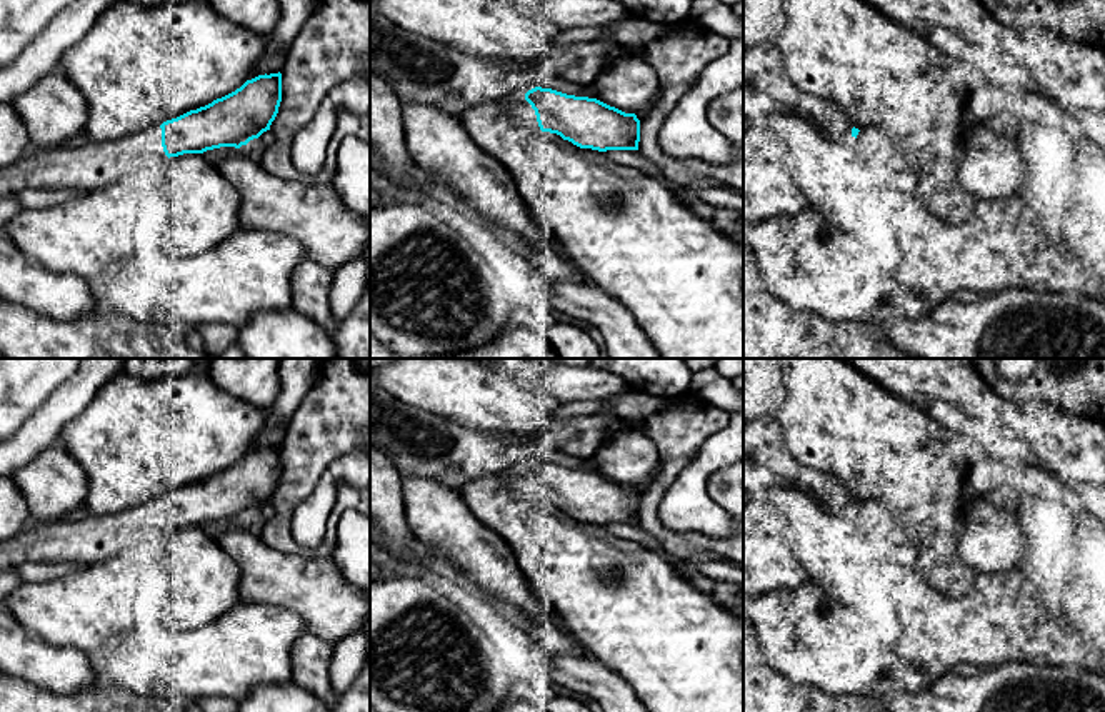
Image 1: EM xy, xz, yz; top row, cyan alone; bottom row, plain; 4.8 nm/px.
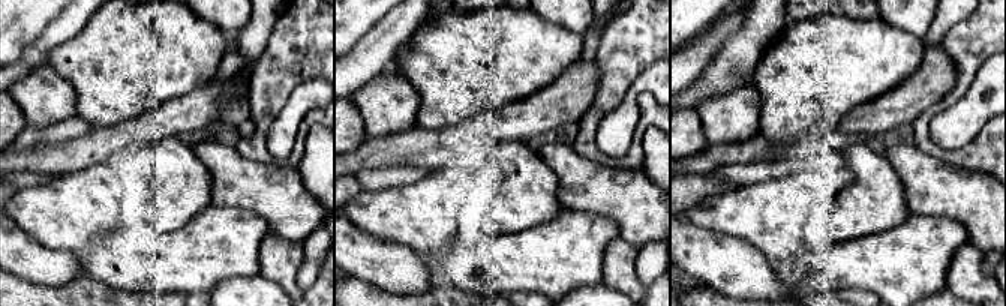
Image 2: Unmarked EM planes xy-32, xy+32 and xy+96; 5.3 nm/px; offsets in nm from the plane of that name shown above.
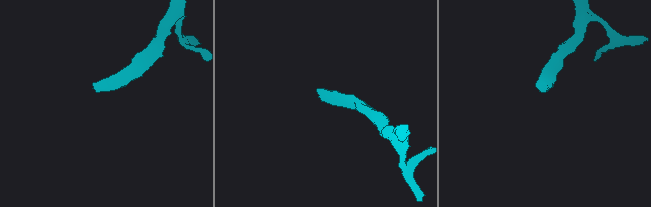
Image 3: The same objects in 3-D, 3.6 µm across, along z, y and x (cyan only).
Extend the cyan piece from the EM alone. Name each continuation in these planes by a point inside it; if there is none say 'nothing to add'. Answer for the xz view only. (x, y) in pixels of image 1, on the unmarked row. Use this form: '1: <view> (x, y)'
1: xz (520, 486)

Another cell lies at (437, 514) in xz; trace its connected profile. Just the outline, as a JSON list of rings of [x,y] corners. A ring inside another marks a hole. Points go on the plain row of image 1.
[[[405,475],[402,492],[410,530],[448,557],[462,584],[515,607],[532,624],[550,622],[567,632],[557,609],[532,589],[518,569],[512,549],[475,517],[460,490]]]

